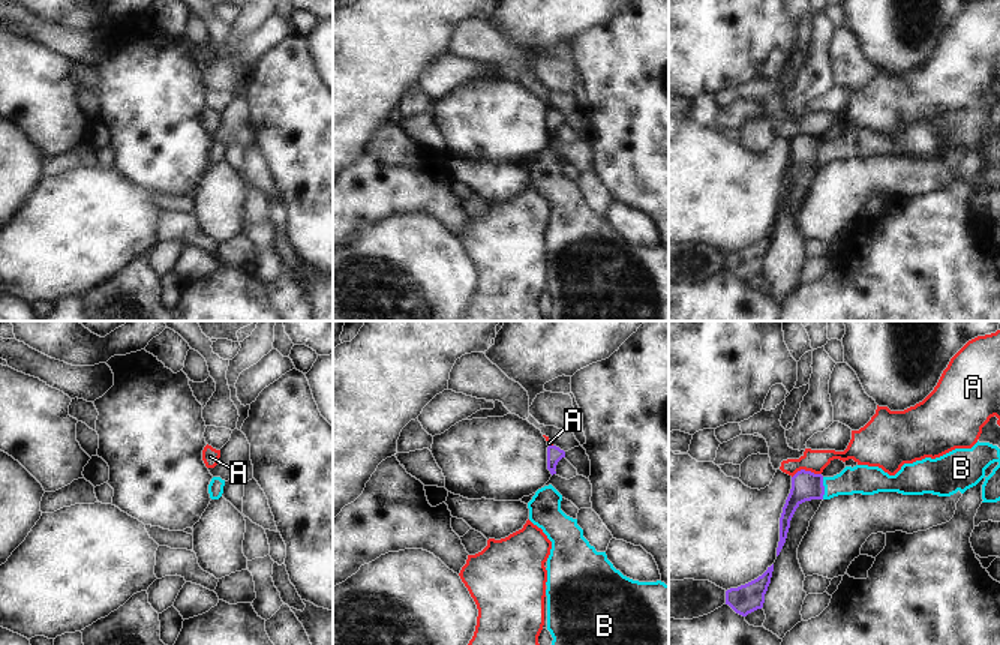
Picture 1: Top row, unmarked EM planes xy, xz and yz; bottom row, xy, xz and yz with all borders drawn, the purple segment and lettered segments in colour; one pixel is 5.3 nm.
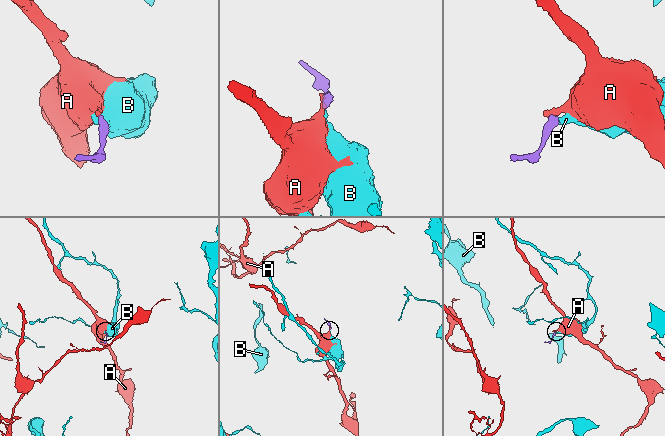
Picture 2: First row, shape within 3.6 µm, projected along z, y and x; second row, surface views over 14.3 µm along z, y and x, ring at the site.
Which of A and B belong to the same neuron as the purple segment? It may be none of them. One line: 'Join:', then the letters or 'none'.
Join: B

